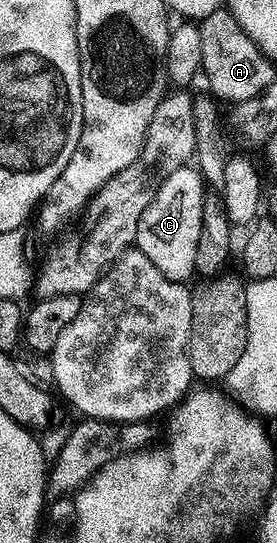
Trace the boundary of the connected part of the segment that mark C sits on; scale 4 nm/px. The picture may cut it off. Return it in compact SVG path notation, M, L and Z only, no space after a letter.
M188 164L177 168L161 184L161 188L153 196L149 208L141 212L141 224L137 224L137 236L134 245L161 271L174 282L186 283L187 277L195 274L197 260L197 244L203 231L203 178Z

